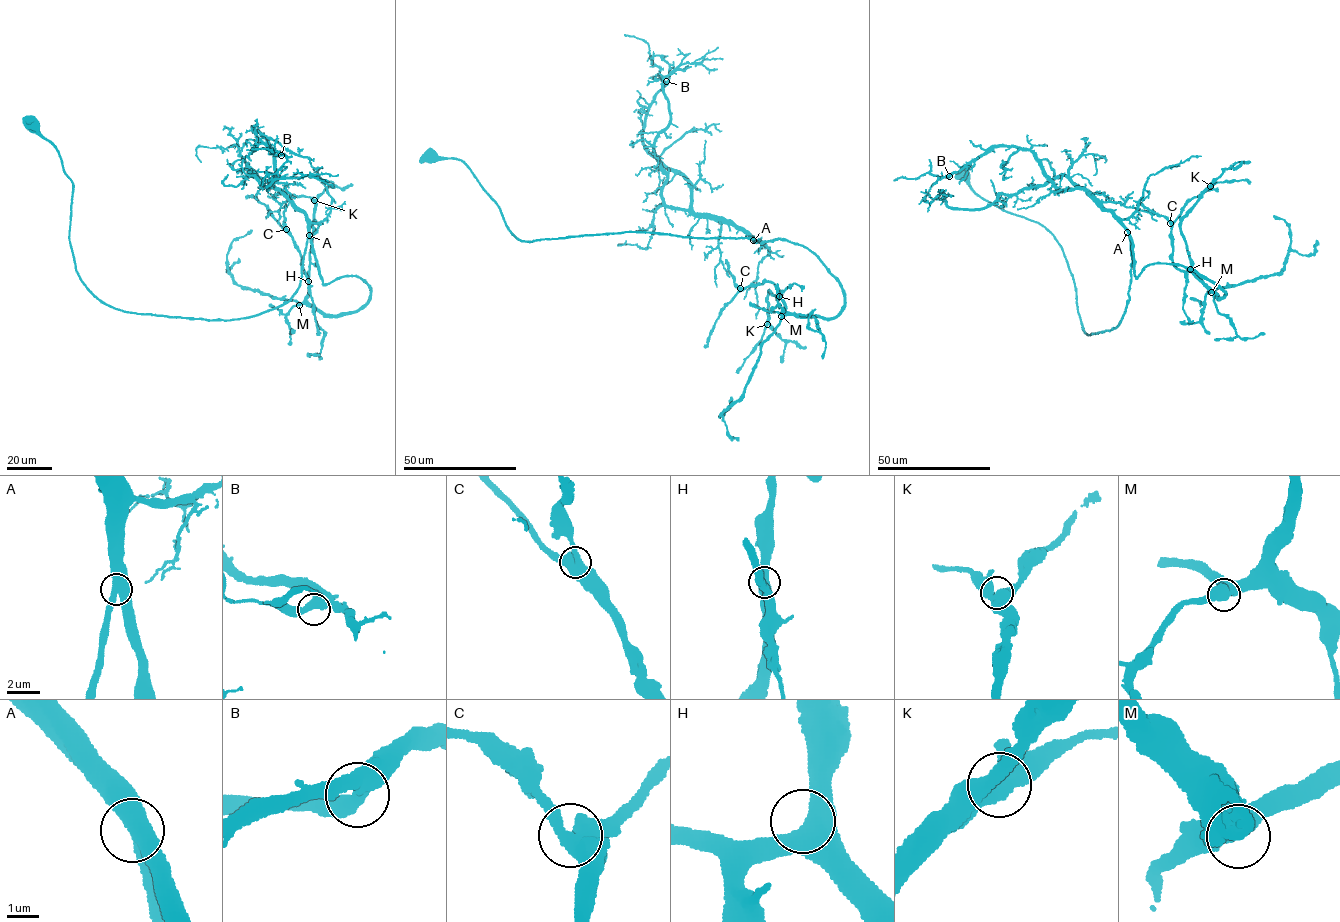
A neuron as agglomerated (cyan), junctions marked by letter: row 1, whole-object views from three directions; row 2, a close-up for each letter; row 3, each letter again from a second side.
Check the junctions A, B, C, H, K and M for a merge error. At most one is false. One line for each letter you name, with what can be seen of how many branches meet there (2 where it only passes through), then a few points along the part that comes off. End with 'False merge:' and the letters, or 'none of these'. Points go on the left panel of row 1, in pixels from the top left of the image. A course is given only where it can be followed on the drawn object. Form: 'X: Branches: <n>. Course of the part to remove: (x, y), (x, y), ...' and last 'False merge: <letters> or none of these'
False merge: none of these

